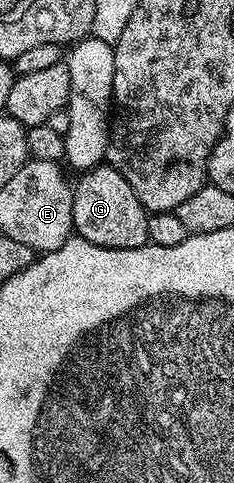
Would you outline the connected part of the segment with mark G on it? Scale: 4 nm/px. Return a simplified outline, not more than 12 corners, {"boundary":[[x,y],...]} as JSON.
{"boundary":[[114,166],[73,186],[76,237],[108,250],[149,242],[149,214]]}

